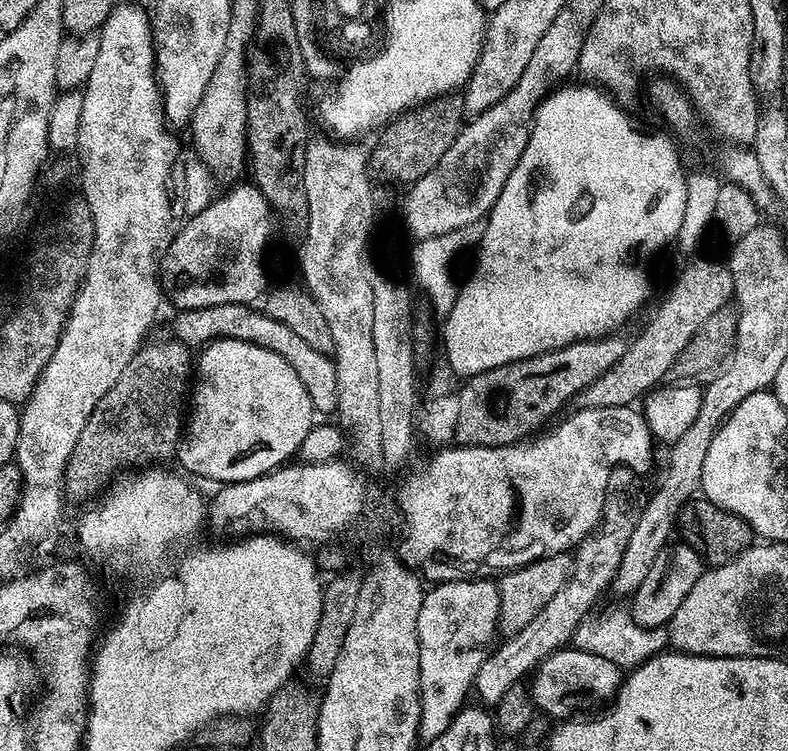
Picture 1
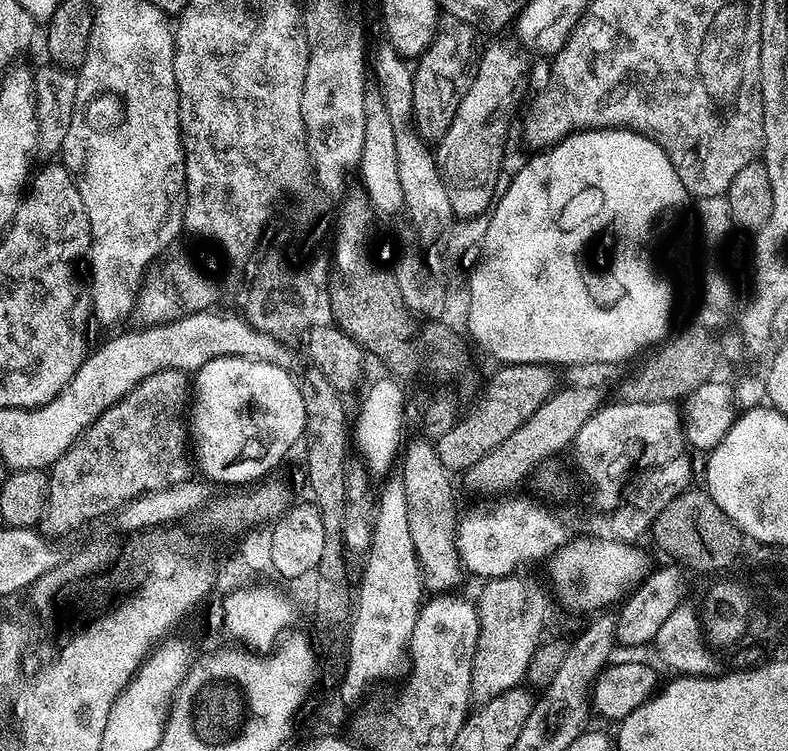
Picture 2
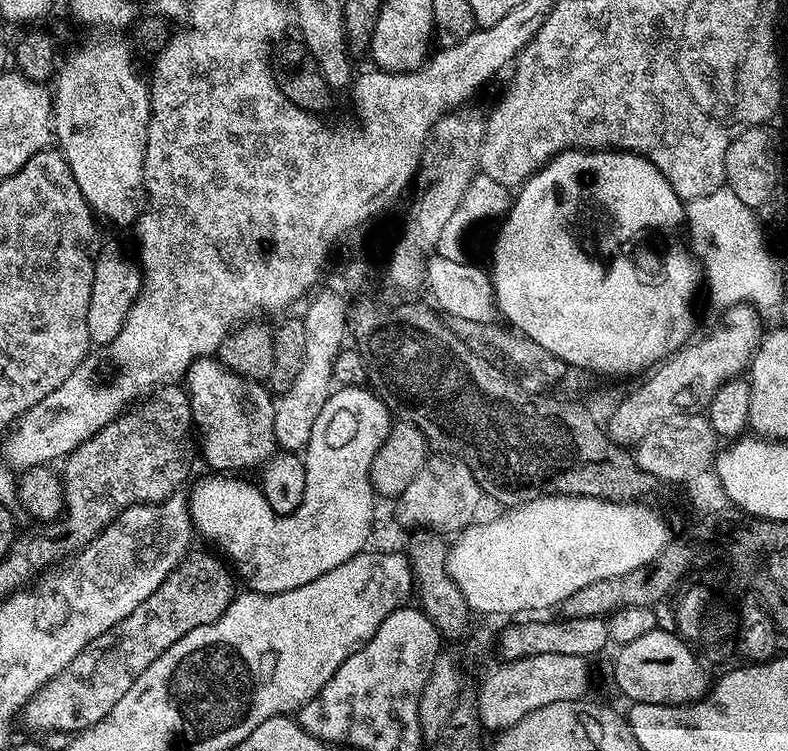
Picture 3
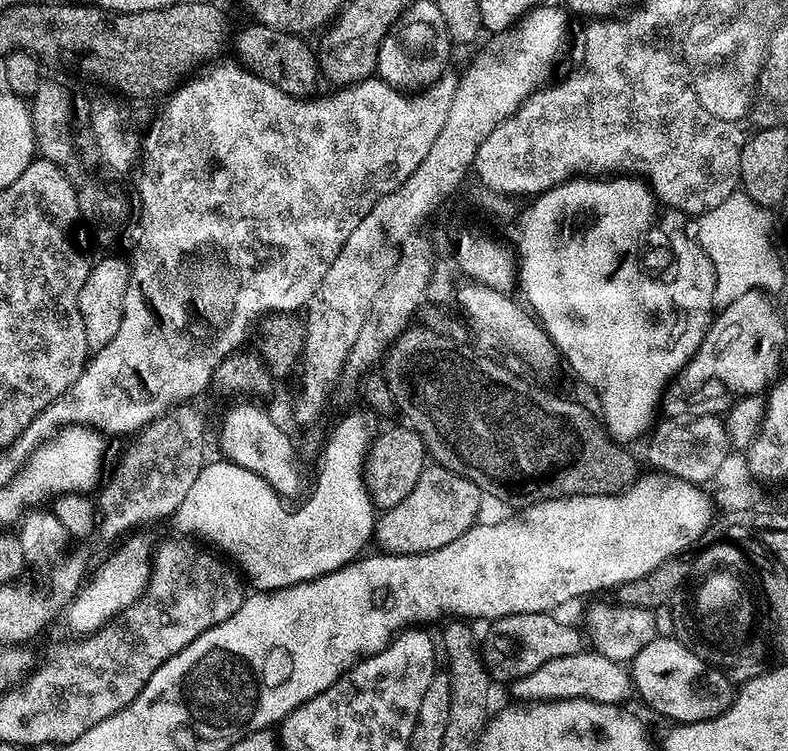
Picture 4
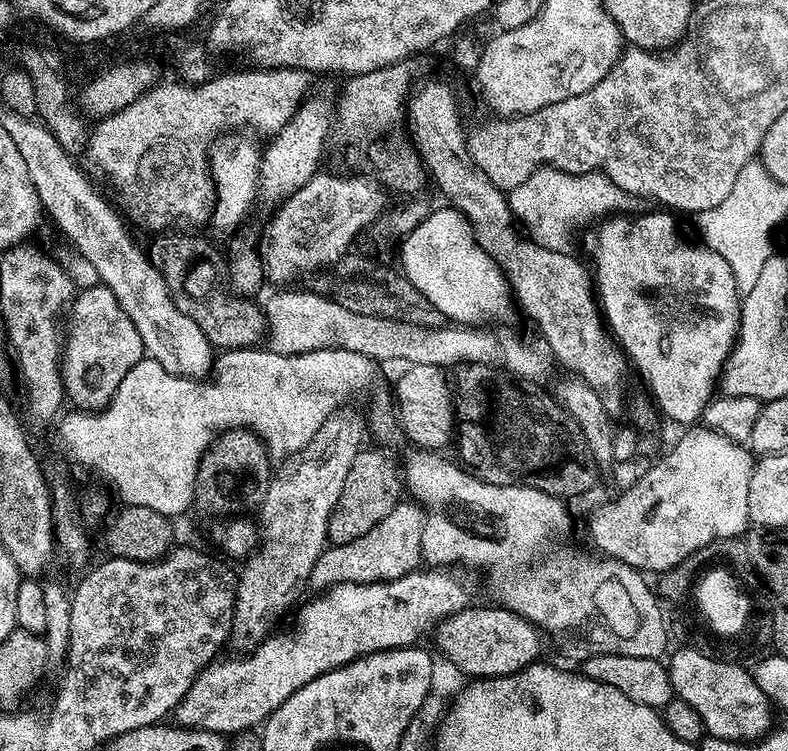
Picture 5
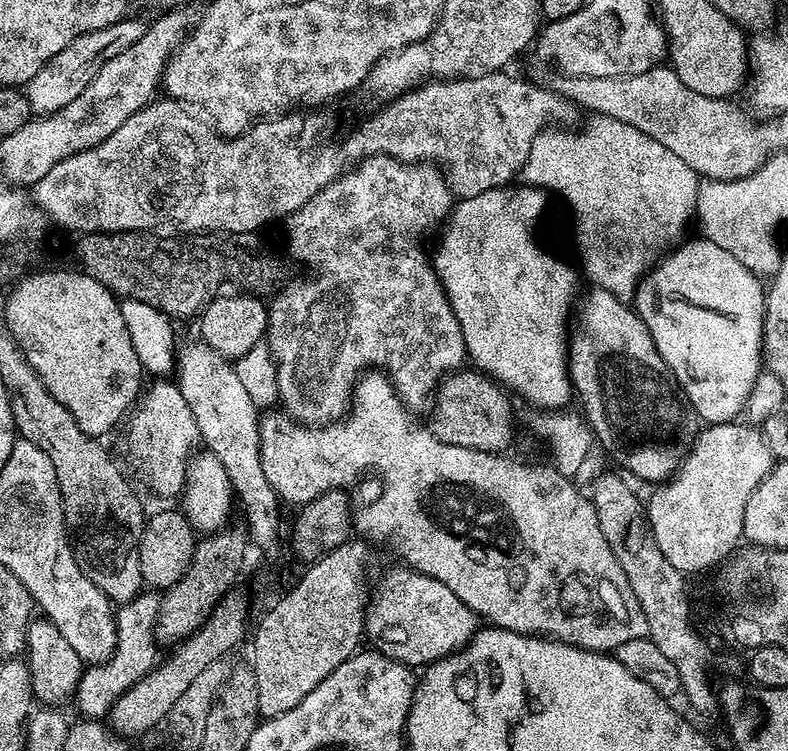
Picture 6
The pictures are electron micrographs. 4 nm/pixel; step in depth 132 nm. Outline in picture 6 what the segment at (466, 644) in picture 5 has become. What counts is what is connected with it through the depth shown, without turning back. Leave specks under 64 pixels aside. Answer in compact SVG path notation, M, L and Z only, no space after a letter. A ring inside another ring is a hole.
M407 566L399 567L390 569L381 578L380 585L377 586L376 592L374 588L368 601L364 614L364 631L367 639L372 639L371 647L382 655L389 656L391 660L409 666L415 666L415 664L427 666L463 648L478 631L477 613L472 612L470 606L463 604L458 594L450 590L450 586L442 586L438 578L430 578Z

